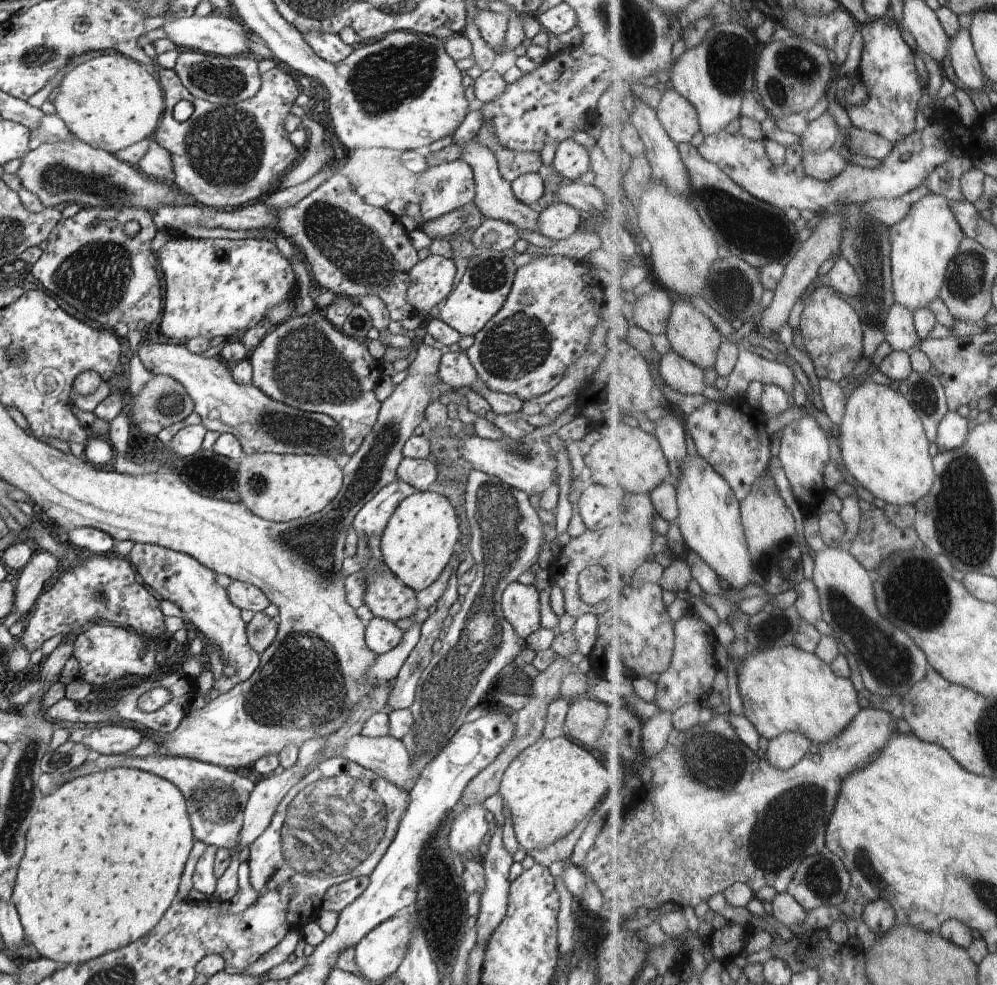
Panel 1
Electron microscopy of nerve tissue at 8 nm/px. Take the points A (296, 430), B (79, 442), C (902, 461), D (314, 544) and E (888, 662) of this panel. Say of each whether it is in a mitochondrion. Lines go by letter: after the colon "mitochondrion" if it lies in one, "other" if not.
A: mitochondrion
B: other
C: other
D: mitochondrion
E: mitochondrion

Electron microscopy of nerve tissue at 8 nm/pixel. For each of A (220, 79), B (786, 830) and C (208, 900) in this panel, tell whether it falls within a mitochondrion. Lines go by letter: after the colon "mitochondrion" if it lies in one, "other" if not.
A: mitochondrion
B: mitochondrion
C: other

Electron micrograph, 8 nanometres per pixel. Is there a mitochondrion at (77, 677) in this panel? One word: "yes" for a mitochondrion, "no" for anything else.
no

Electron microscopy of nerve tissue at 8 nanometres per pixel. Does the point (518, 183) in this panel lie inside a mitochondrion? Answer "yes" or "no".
no

